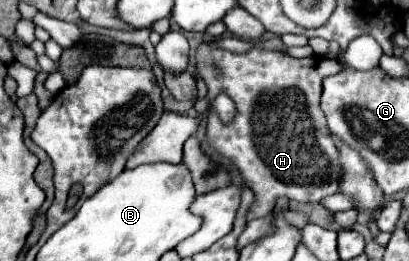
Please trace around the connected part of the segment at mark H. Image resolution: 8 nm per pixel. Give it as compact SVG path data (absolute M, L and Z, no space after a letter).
M203 43L197 49L197 73L207 83L207 97L215 99L219 93L227 93L237 105L237 115L229 125L223 125L211 113L207 119L207 141L237 167L245 179L243 183L255 195L247 223L269 215L279 197L299 203L321 203L339 191L343 177L341 159L319 107L323 77L339 71L339 61L317 55L295 59L279 51L261 49L231 53L213 47L213 43Z

